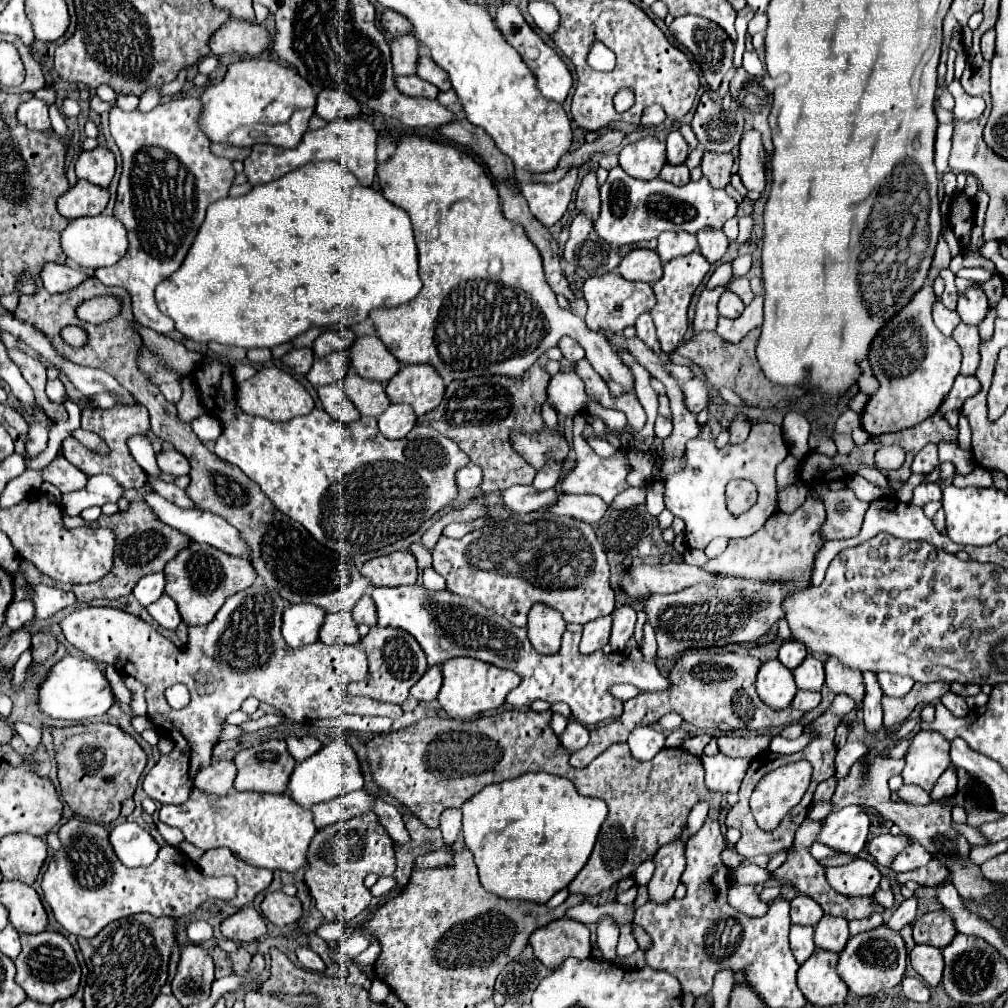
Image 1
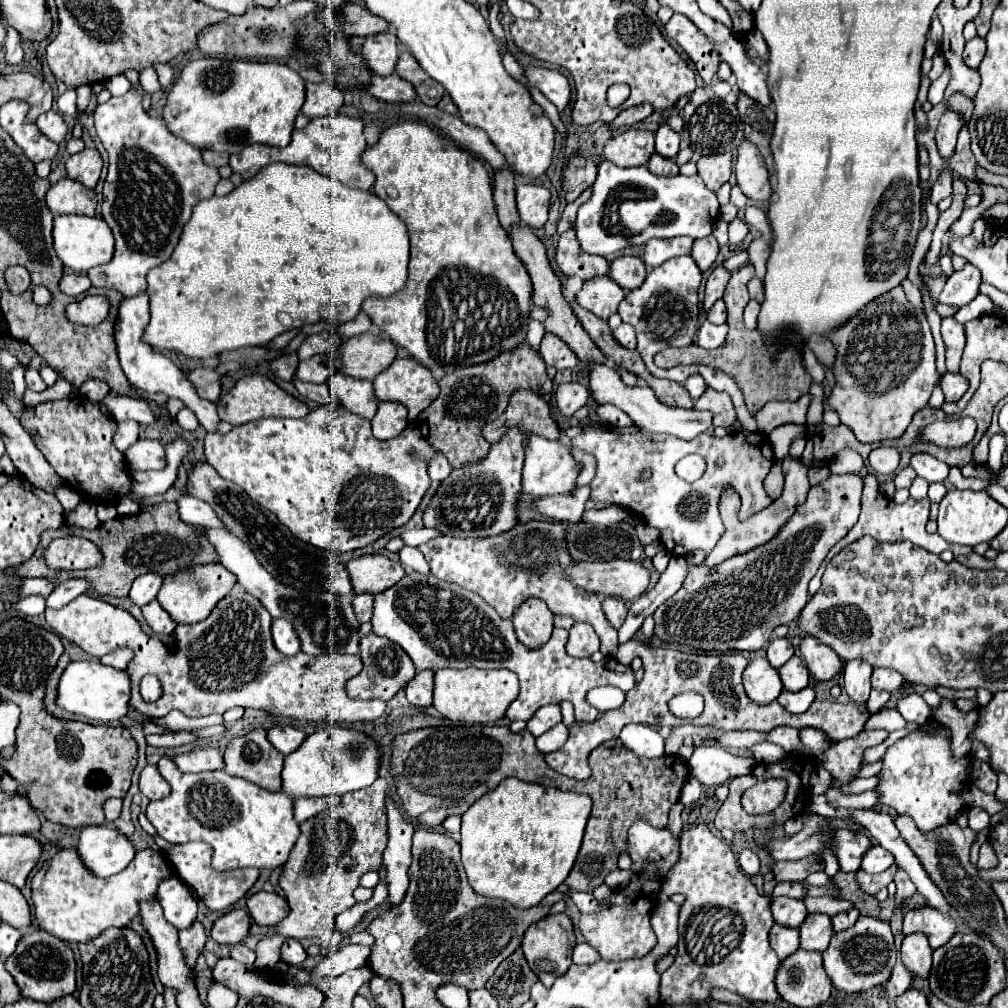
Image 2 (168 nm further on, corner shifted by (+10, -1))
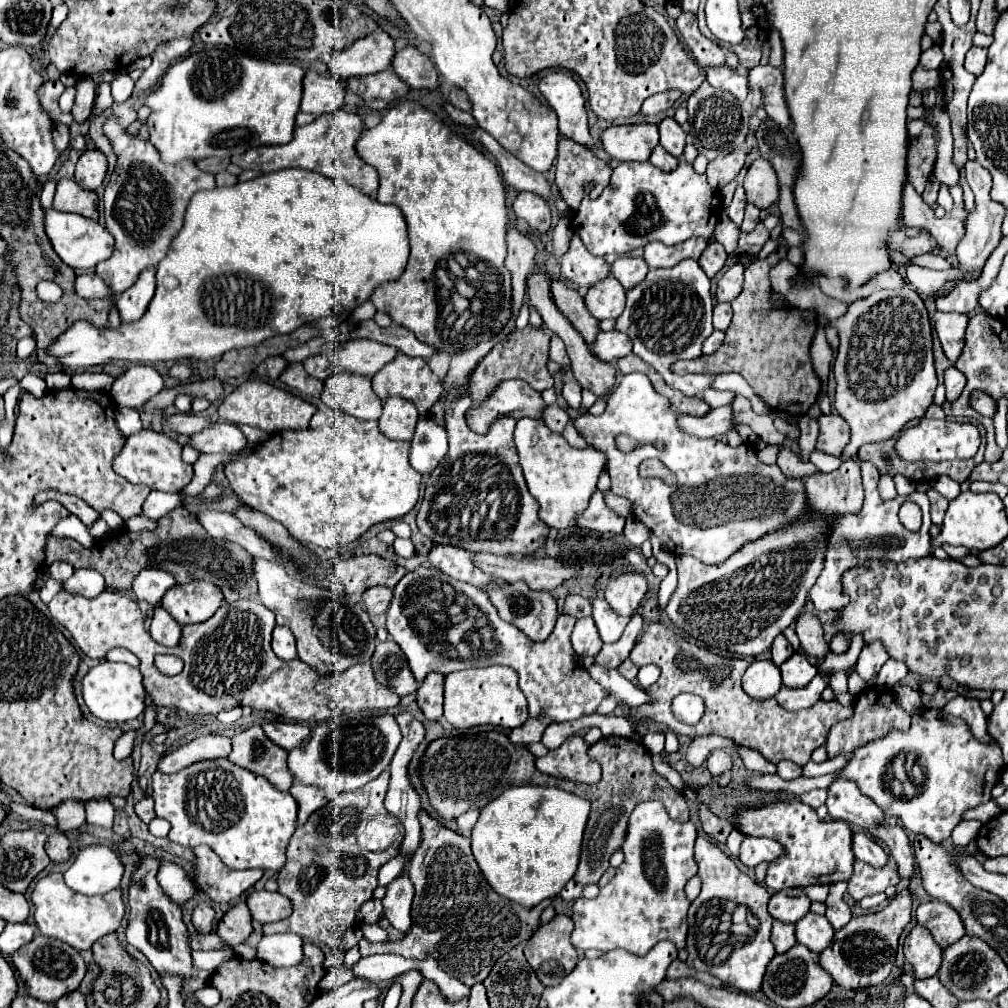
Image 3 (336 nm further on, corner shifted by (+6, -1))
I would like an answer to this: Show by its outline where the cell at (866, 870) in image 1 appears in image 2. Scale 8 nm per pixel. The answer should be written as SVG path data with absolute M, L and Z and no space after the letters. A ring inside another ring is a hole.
M816 871L814 873L811 873L807 878L806 882L811 886L816 887L825 887L830 891L830 893L839 899L838 897L838 891L836 887L834 886L832 879L830 879L824 871Z

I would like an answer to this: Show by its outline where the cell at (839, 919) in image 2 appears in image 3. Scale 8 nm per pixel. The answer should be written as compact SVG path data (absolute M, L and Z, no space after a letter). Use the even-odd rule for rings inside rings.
M847 881L833 883L833 885L829 887L829 895L827 895L827 899L825 899L825 905L827 905L825 917L829 919L829 923L833 925L833 929L841 929L841 927L847 925L849 919L851 919L851 909L849 909L849 905L843 901L845 891L847 891Z

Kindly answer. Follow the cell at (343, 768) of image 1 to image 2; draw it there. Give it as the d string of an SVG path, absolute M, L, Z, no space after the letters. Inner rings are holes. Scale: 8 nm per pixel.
M329 727L309 735L303 745L285 757L283 767L283 791L293 797L327 797L327 795L345 795L369 787L377 779L379 753L371 737L355 729Z

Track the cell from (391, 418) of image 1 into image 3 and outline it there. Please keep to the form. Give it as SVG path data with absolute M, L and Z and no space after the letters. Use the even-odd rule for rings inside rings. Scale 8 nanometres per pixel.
M389 397L383 403L383 415L379 417L379 429L395 441L411 441L415 433L419 413L417 407L401 397Z

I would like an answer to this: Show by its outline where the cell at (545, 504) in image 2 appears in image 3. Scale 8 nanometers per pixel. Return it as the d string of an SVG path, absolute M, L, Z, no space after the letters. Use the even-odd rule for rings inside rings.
M595 491L589 507L585 509L585 513L579 517L577 527L583 527L596 535L621 535L623 527L625 527L625 519L619 517L613 509L609 509L603 501L603 495L599 491Z

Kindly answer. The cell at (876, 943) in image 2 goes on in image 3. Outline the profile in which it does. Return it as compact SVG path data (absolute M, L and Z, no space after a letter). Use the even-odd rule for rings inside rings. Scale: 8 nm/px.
M907 889L897 893L889 905L879 913L853 917L843 929L835 931L831 945L819 955L821 967L843 989L863 989L879 985L887 979L897 953L897 939L911 919L911 895Z

